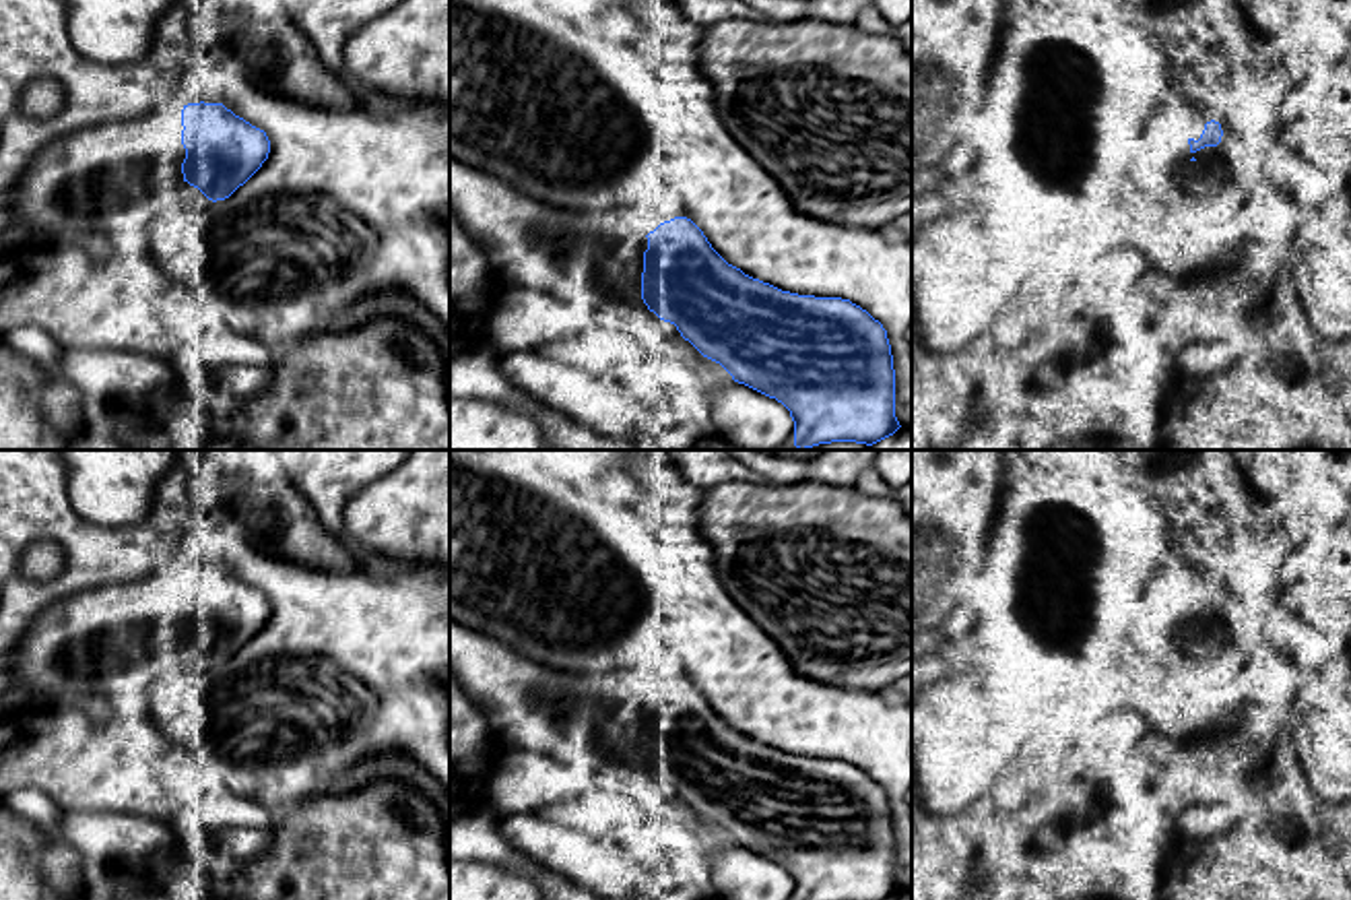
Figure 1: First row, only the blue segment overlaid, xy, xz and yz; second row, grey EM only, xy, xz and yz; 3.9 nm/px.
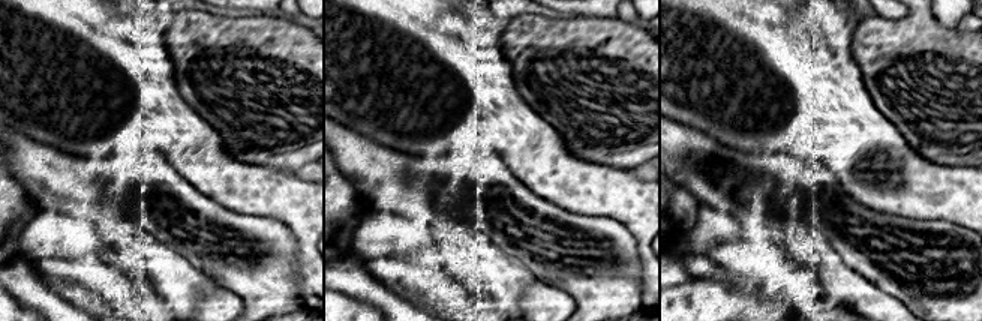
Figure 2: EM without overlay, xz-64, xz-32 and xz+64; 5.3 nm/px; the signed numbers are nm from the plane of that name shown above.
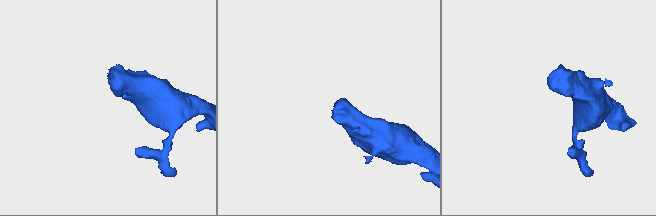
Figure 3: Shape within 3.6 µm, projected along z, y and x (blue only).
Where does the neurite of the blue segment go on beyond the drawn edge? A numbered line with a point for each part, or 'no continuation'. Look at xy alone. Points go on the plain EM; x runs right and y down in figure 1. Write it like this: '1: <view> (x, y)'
1: xy (79, 645)

